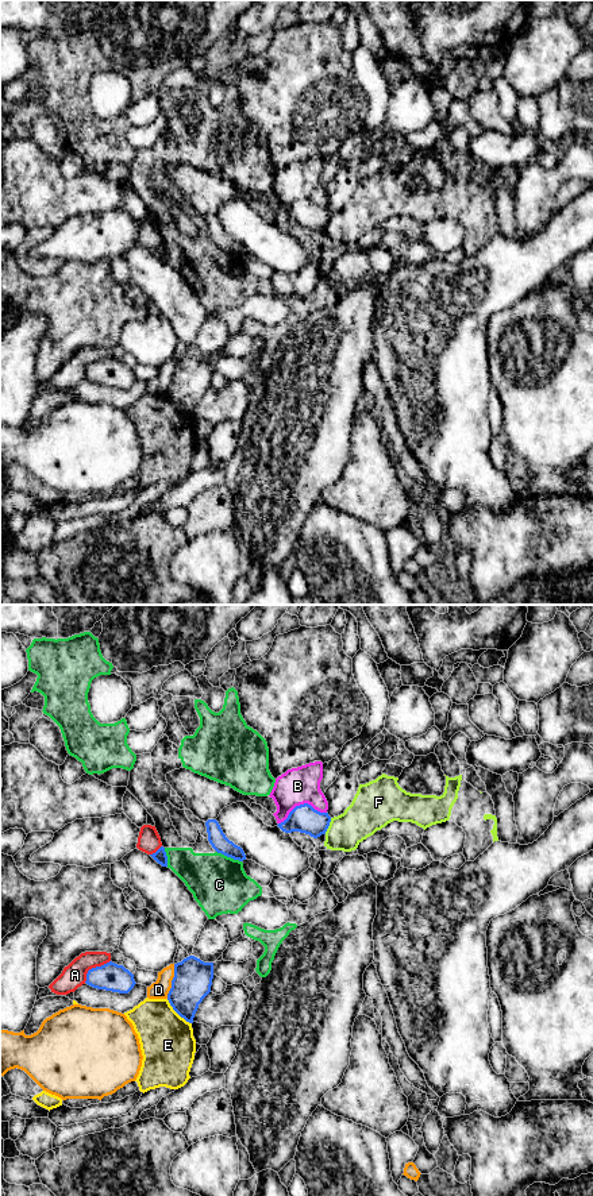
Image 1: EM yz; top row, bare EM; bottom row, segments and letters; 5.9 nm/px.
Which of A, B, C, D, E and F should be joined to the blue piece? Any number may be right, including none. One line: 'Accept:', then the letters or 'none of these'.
Accept: none of these

